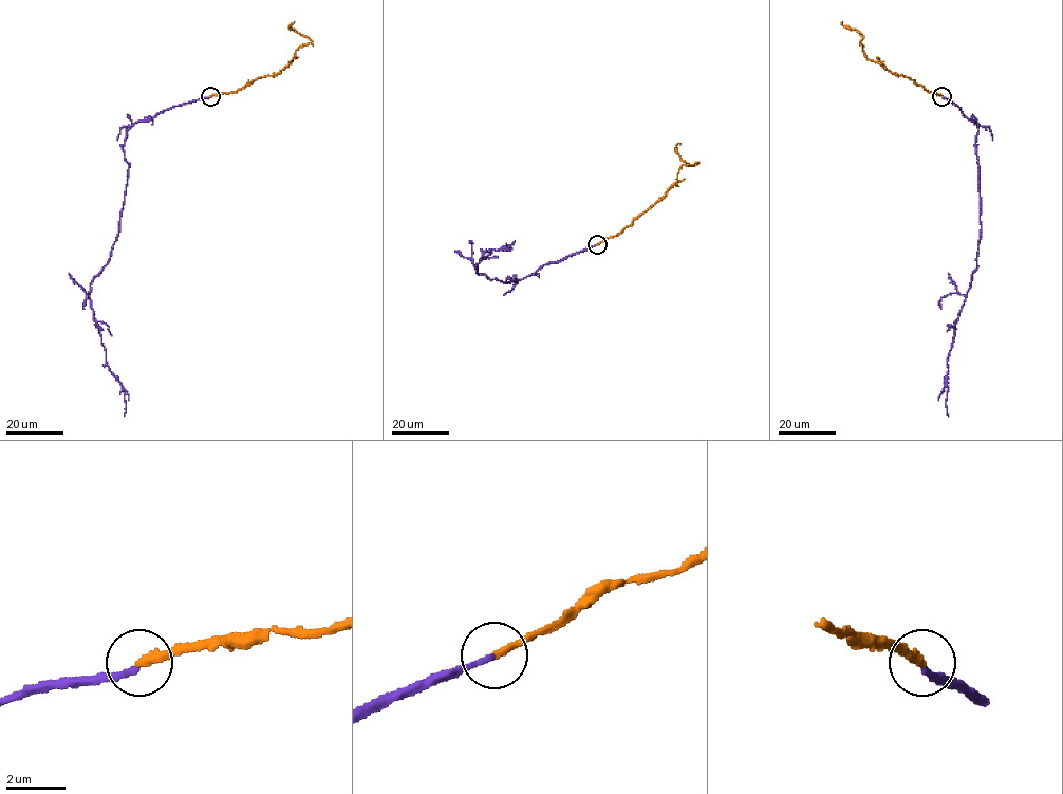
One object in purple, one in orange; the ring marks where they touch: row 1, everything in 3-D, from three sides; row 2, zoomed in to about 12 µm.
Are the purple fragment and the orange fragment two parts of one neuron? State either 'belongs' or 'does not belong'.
does not belong

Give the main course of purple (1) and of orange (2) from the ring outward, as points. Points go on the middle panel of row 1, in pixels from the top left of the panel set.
1: (597, 244), (520, 279), (509, 278), (515, 281), (476, 272), (492, 250), (509, 250)
2: (597, 244), (617, 236), (660, 199), (683, 165), (695, 165), (682, 159), (681, 145)

